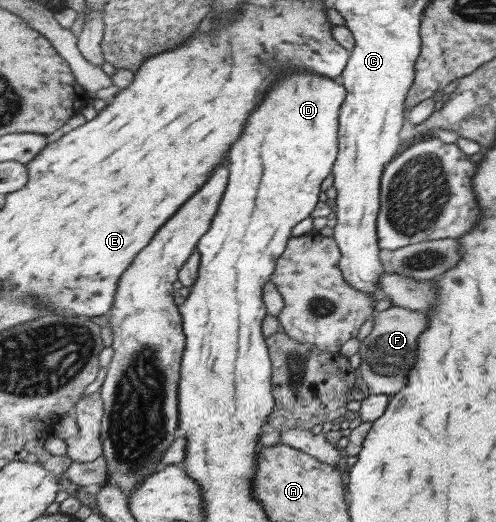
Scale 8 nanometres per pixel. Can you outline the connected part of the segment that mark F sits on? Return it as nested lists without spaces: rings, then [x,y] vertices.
[[[392,305],[382,312],[377,312],[373,323],[373,330],[358,352],[361,357],[361,378],[367,384],[370,394],[393,396],[409,385],[408,377],[418,359],[420,335],[430,329],[430,319],[426,314],[420,313],[420,310]]]

